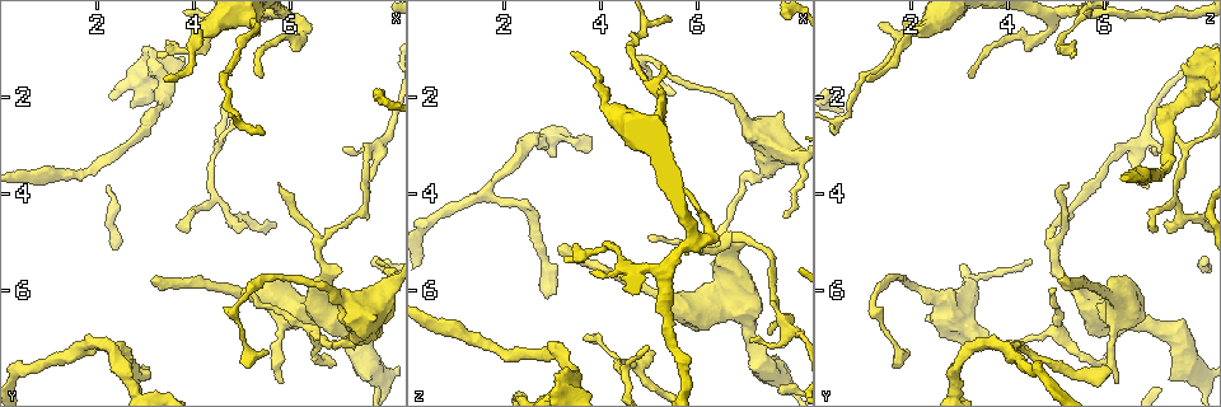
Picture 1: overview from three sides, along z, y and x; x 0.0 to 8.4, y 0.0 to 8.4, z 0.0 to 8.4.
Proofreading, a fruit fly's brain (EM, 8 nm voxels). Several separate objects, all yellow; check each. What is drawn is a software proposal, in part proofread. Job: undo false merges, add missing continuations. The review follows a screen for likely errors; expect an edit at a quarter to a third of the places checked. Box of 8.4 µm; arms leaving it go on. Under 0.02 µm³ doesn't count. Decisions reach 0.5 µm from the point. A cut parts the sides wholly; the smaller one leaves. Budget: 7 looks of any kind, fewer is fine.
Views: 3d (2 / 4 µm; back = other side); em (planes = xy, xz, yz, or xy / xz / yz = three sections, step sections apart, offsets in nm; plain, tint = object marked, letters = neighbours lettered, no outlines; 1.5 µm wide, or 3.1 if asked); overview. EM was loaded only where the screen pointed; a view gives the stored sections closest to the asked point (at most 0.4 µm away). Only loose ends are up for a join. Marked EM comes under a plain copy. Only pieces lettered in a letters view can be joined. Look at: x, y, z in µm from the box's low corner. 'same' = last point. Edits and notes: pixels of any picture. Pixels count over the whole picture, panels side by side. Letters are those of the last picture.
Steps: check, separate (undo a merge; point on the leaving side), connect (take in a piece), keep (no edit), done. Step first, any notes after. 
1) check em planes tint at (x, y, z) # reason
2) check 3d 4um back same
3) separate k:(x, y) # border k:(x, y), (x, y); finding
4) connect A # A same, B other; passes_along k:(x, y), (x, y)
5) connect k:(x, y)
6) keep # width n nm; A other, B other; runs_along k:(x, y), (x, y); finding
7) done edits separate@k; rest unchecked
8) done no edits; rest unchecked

check em planes letters at (7.50, 3.90, 6.90)

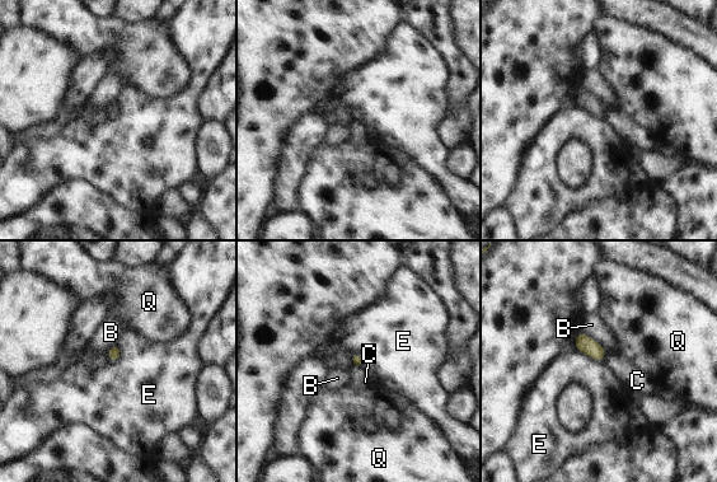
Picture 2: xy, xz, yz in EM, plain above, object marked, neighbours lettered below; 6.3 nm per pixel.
keep # B other, C other, E other, Q other; border 2:(576, 347), (581, 352), (604, 361); none of them fits

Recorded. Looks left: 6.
check 3d 2um at (5.80, 7.90, 6.25) # free end

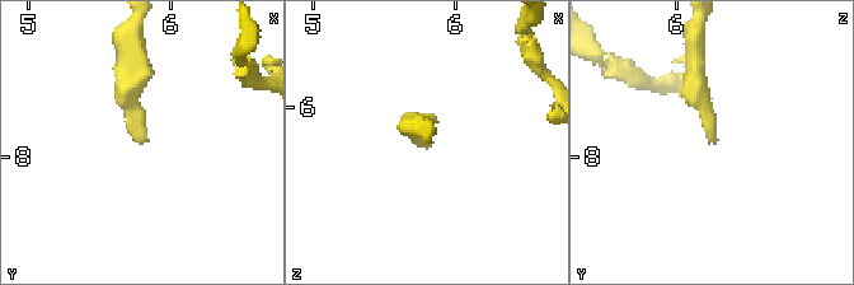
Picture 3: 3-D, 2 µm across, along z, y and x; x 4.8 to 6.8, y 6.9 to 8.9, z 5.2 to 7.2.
check em planes letters at (5.84, 7.90, 6.28) # now the EM

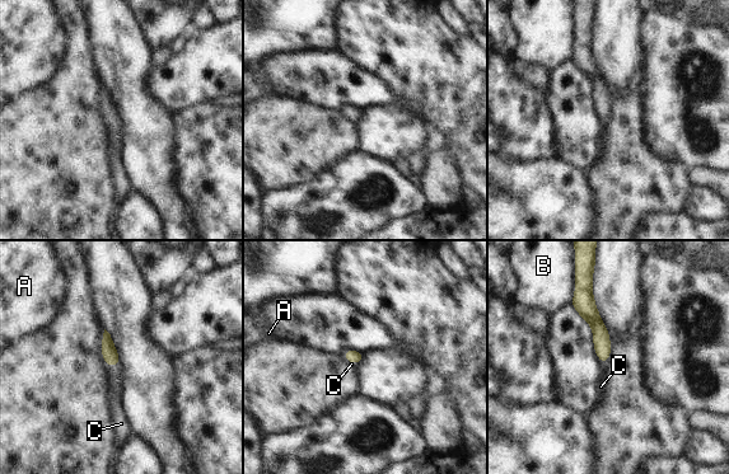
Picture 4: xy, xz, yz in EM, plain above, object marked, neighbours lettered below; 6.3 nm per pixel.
connect 4:(115, 376) # A other, B other, C same; passes_along 4:(110, 353), (112, 366), (115, 376); the neuron continues

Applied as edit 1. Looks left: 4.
check 3d 2um at (7.75, 5.35, 4.45) # free end

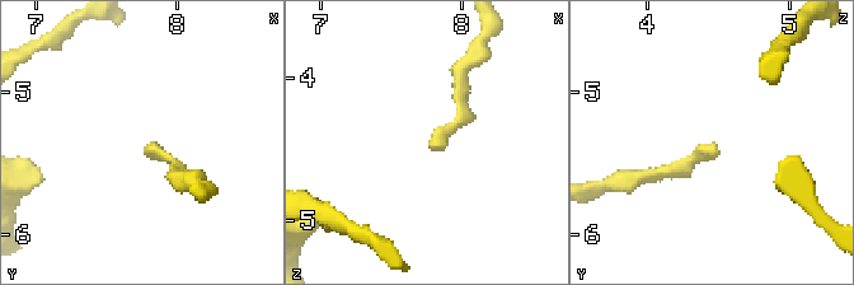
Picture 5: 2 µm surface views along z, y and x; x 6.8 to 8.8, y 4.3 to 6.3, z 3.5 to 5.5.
check em planes letters at (7.74, 5.40, 4.42)

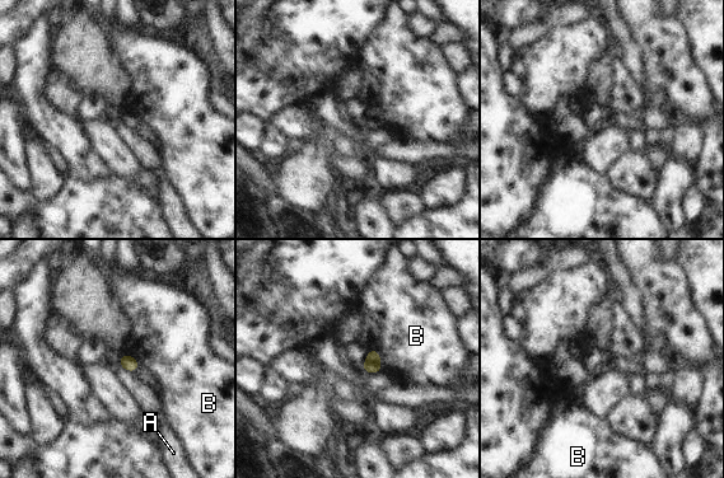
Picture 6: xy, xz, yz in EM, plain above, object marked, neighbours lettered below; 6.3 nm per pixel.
keep # longest_contact B 170 nm; A other, B other; no lettered piece goes on from it

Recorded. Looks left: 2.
done edits connect@4; rest unchecked

